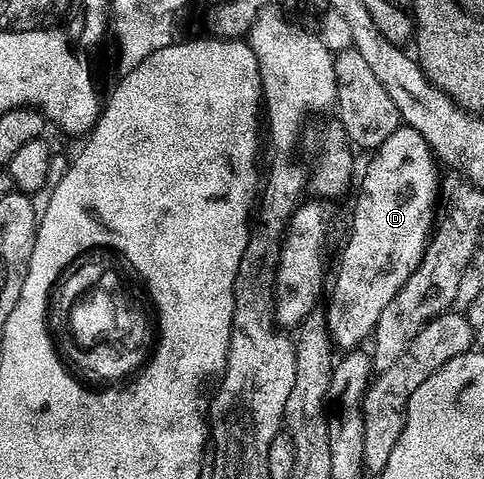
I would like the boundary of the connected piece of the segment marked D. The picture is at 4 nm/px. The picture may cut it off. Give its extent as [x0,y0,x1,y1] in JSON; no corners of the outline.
[324,128,440,352]

